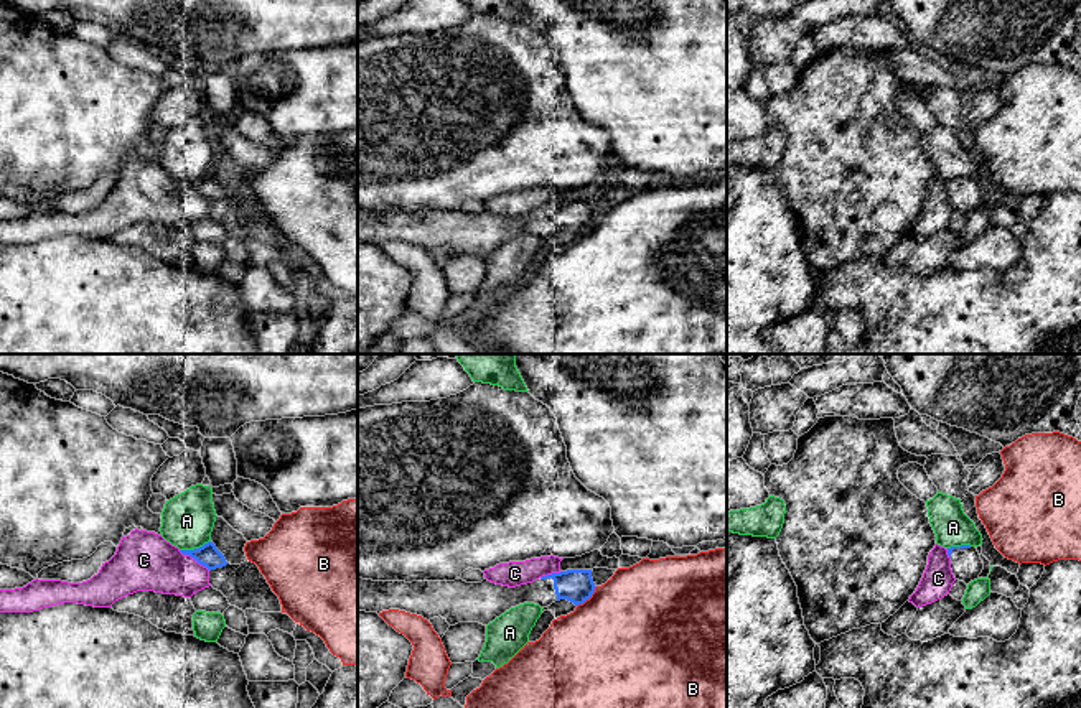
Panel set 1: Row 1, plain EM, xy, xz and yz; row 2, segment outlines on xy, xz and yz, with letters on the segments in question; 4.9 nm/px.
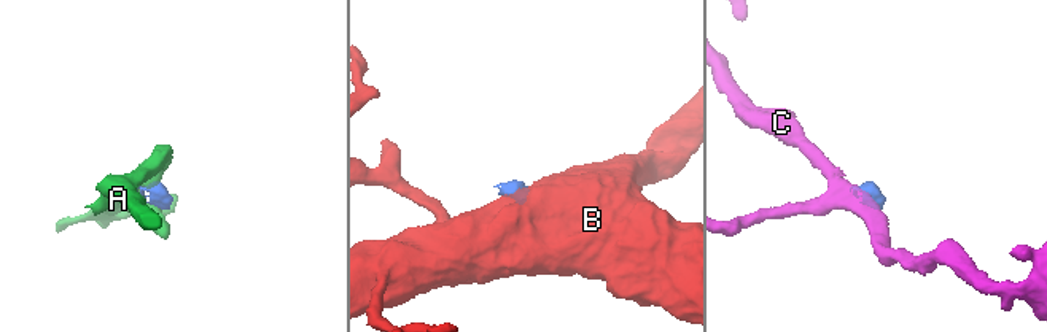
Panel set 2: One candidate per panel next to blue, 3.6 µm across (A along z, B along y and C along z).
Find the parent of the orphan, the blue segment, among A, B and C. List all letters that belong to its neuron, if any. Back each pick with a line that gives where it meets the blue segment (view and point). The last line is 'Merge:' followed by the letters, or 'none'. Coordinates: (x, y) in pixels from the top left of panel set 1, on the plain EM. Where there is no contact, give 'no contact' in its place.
Merge: none

